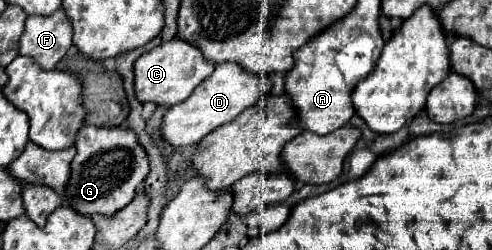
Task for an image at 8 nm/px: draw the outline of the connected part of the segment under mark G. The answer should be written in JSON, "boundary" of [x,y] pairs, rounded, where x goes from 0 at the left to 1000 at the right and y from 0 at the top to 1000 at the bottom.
{"boundary":[[[173,500],[157,540],[157,620],[136,732],[140,828],[169,860],[226,860],[262,820],[303,692],[303,628],[270,516]]]}

